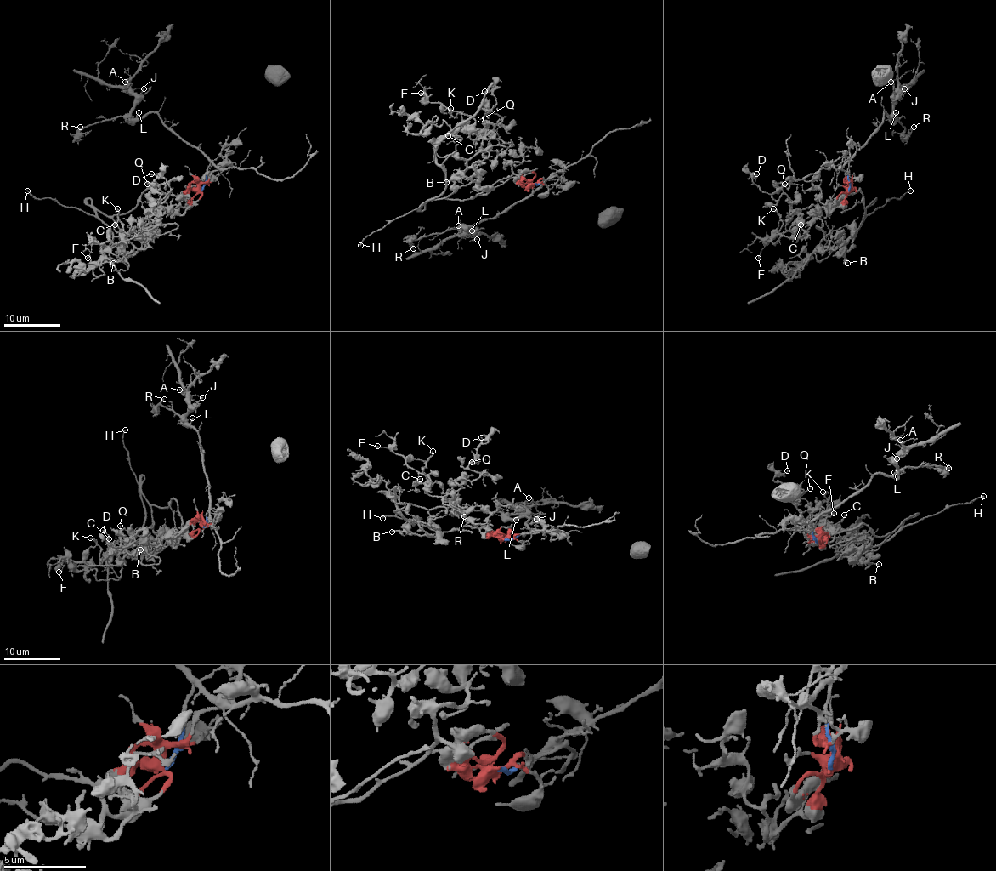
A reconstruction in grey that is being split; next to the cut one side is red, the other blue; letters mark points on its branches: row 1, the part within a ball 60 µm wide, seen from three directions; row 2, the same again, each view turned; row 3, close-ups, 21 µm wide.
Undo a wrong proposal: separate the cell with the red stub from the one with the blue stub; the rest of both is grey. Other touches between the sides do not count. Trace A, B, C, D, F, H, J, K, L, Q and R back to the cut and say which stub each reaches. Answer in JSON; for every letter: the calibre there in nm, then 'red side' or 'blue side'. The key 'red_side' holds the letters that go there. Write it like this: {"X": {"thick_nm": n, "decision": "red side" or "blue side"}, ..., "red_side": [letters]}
{"A": {"thick_nm": 120, "decision": "blue side"}, "B": {"thick_nm": 170, "decision": "red side"}, "C": {"thick_nm": 110, "decision": "red side"}, "D": {"thick_nm": 100, "decision": "red side"}, "F": {"thick_nm": 170, "decision": "red side"}, "H": {"thick_nm": 160, "decision": "red side"}, "J": {"thick_nm": 130, "decision": "blue side"}, "K": {"thick_nm": 170, "decision": "red side"}, "L": {"thick_nm": 150, "decision": "blue side"}, "Q": {"thick_nm": 110, "decision": "red side"}, "R": {"thick_nm": 170, "decision": "blue side"}, "red_side": ["B", "C", "D", "F", "H", "K", "Q"]}

